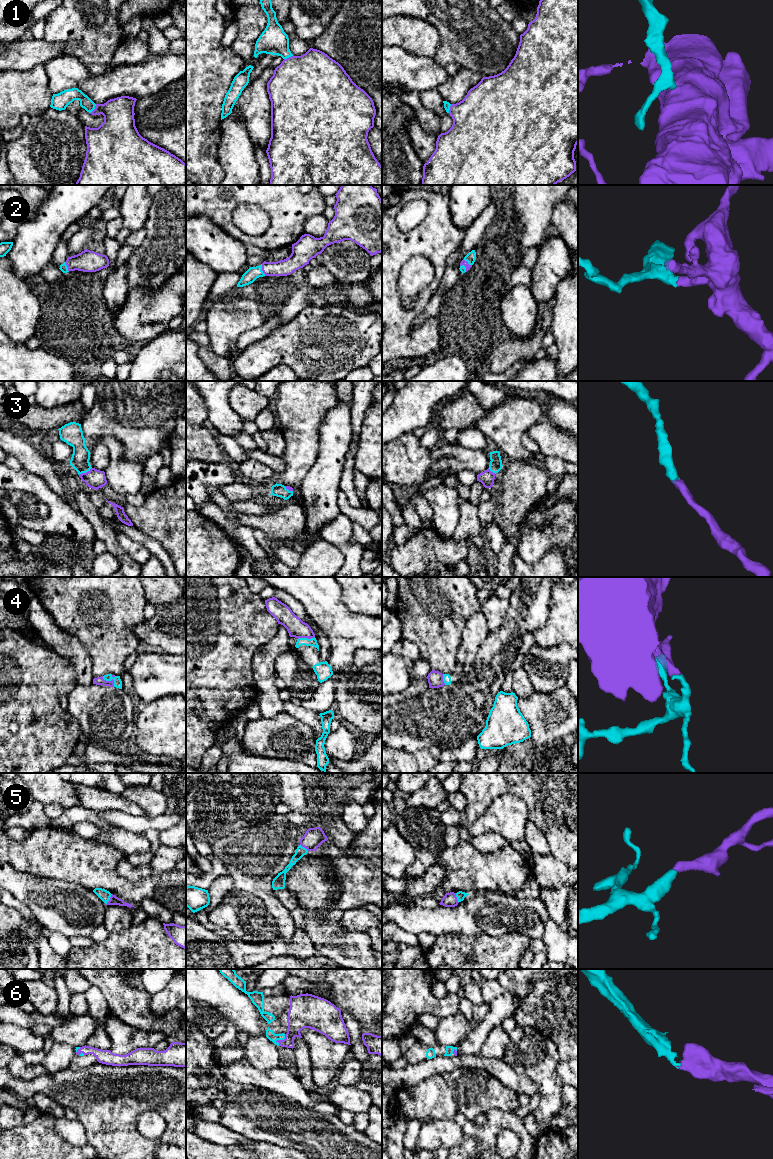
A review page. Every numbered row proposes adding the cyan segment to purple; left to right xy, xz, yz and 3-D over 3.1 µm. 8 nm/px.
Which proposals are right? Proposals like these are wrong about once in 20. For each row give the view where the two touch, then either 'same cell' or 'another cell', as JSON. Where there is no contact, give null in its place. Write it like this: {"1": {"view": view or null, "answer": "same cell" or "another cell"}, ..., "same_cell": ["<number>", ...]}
{"1": {"view": "xy", "answer": "same cell"}, "2": {"view": "xz", "answer": "same cell"}, "3": {"view": "xy", "answer": "same cell"}, "4": {"view": "xy", "answer": "same cell"}, "5": {"view": "xy", "answer": "same cell"}, "6": {"view": "xz", "answer": "same cell"}, "same_cell": ["1", "2", "3", "4", "5", "6"]}

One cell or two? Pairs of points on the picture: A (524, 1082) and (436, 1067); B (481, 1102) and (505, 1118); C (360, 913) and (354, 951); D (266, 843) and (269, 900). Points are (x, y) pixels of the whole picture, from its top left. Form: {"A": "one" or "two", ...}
{"A": "one", "B": "two", "C": "two", "D": "one"}

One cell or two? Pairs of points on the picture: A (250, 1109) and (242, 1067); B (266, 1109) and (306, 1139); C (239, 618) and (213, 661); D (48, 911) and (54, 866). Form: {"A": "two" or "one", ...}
{"A": "two", "B": "one", "C": "one", "D": "two"}

